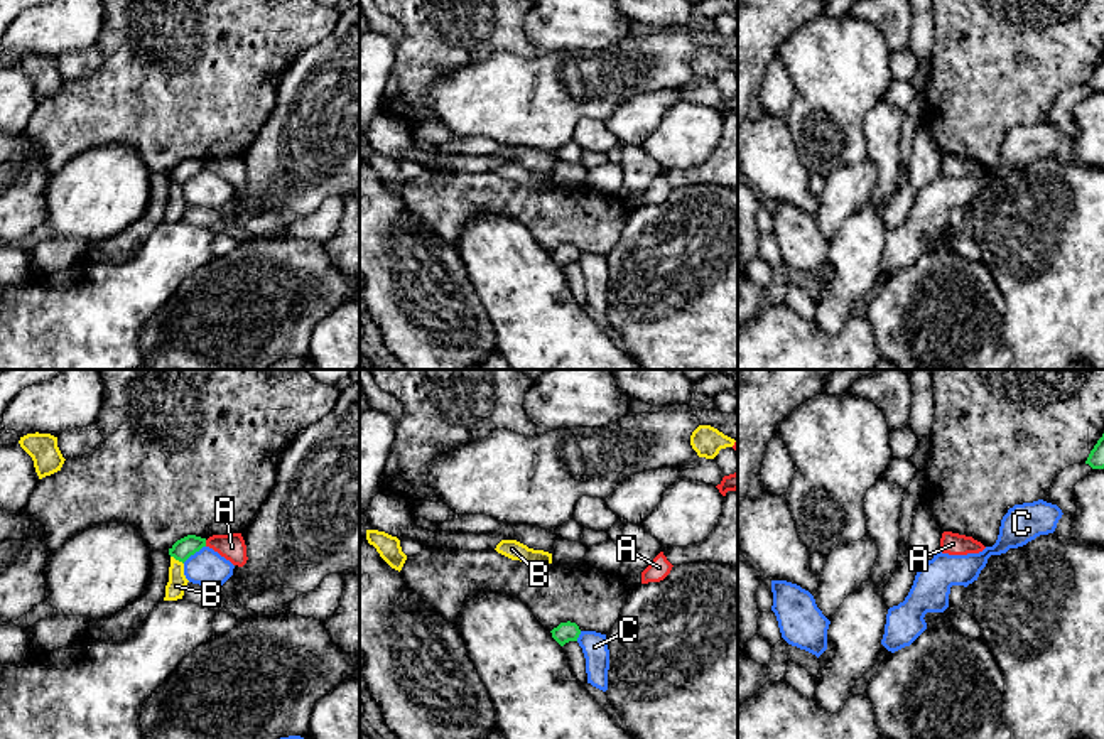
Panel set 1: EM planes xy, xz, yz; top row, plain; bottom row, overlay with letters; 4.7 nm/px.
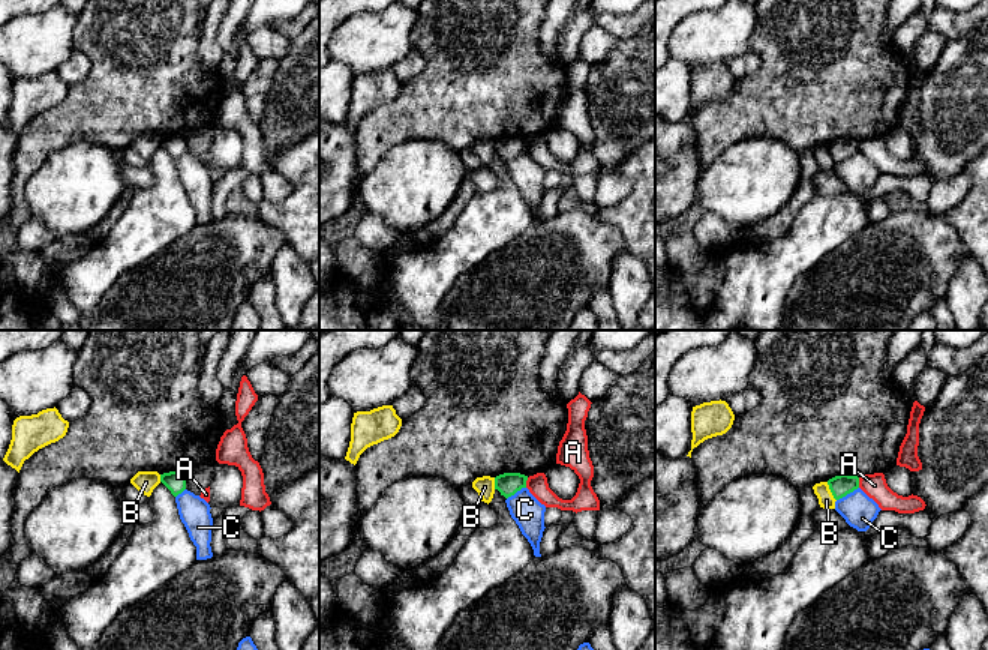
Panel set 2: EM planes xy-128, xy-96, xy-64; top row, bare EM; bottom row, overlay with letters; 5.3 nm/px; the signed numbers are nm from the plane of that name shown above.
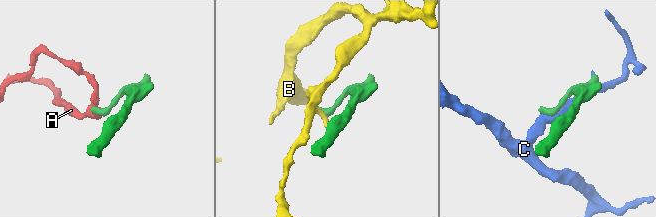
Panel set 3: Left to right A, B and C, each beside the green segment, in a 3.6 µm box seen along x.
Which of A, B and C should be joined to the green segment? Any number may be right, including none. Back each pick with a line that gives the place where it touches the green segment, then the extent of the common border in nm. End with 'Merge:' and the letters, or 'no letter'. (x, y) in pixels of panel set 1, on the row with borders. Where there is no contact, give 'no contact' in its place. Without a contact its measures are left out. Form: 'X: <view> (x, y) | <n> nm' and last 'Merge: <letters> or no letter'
Merge: no letter

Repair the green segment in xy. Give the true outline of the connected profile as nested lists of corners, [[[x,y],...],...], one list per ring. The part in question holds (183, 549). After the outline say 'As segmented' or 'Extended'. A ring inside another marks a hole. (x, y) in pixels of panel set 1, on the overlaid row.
[[[187,535],[187,537],[177,540],[169,548],[169,555],[184,564],[191,555],[199,552],[203,547],[206,547],[206,538],[201,538],[196,535]]]. As segmented

